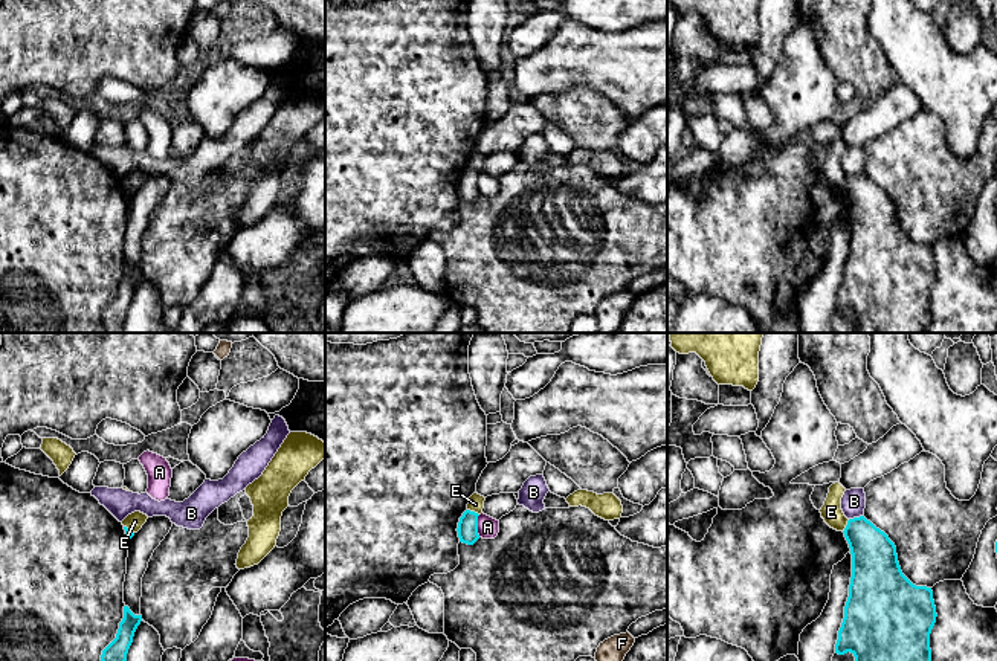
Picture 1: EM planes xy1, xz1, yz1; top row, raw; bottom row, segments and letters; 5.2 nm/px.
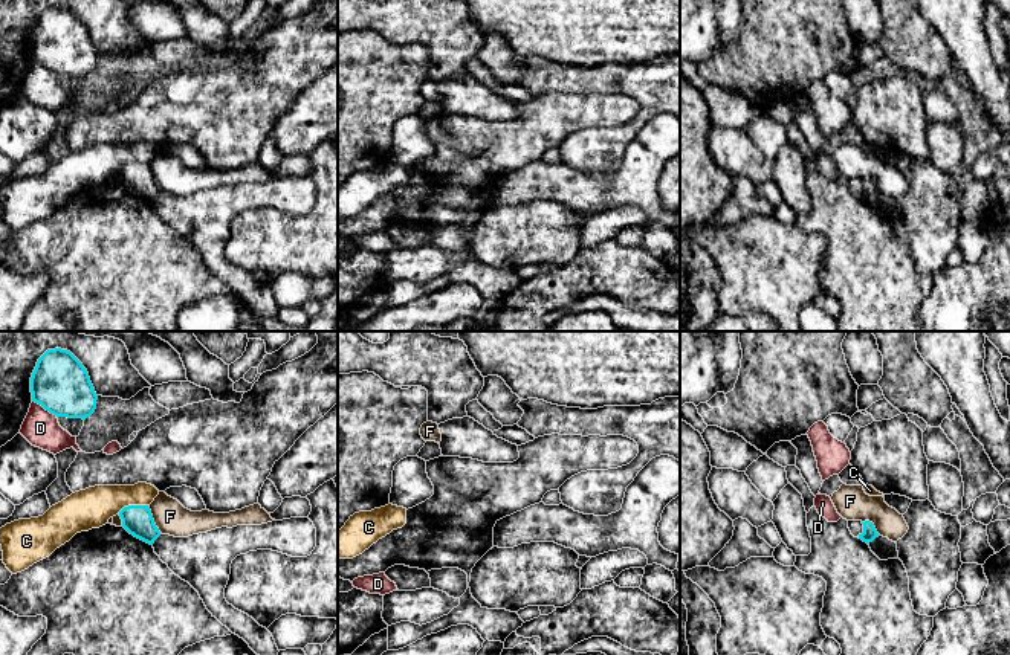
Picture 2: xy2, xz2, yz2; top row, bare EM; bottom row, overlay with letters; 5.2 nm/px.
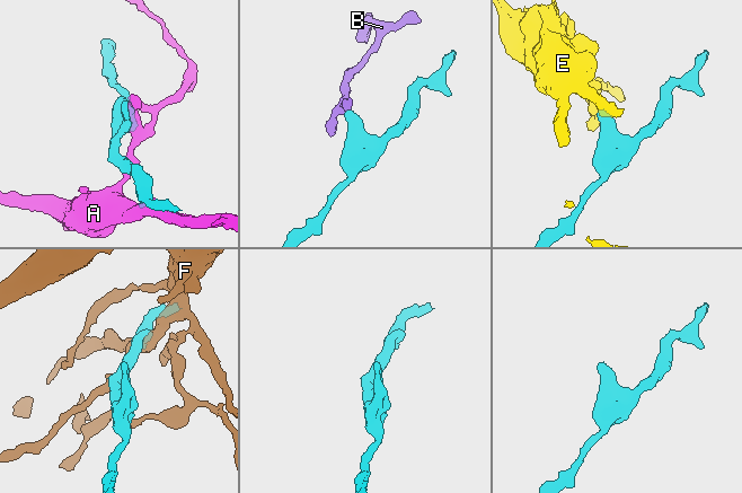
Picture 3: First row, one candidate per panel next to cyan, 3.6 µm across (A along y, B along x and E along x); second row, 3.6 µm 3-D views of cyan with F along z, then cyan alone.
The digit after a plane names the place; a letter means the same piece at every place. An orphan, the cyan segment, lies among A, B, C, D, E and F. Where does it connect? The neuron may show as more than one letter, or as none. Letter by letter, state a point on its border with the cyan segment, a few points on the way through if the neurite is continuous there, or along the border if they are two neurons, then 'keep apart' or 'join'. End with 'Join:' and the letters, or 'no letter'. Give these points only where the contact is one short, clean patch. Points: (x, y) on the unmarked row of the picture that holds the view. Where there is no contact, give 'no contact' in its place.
A: xz1 (477, 183) | keep apart
B: yz1 (855, 176) | along yz1 (861, 173), (849, 177) | keep apart
C: xy2 (132, 164) | along xy2 (147, 162), (129, 162), (118, 171) | keep apart
D: xy2 (45, 66) | keep apart
E: yz1 (846, 183) | along yz1 (849, 177), (843, 190) | keep apart
F: xy2 (153, 177) | keep apart
Join: no letter

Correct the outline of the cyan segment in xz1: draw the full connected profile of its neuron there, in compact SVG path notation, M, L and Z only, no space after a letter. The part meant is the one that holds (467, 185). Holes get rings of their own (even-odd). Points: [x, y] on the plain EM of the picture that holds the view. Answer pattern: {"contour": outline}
{"contour": "M466 168L458 180L458 195L460 200L473 203L478 197L478 171Z"}

